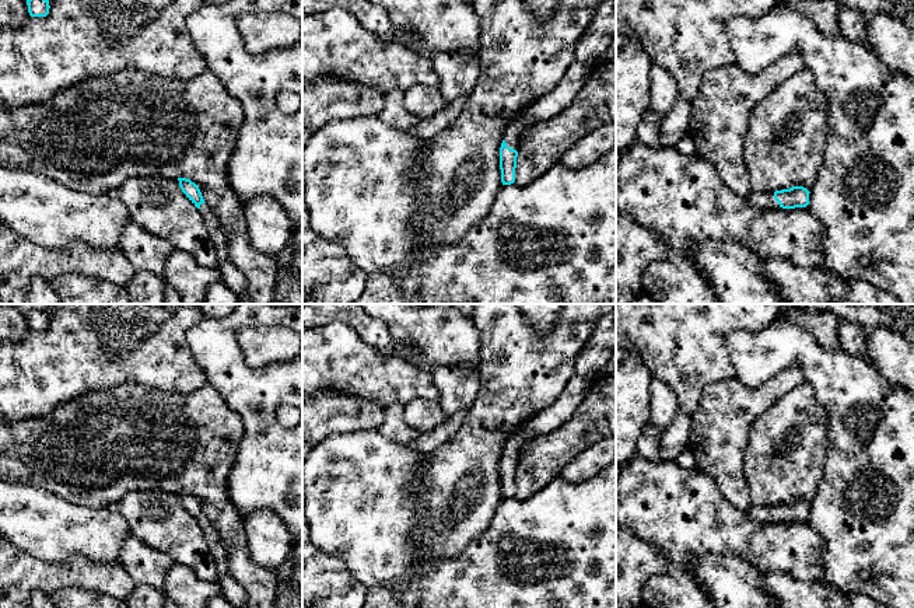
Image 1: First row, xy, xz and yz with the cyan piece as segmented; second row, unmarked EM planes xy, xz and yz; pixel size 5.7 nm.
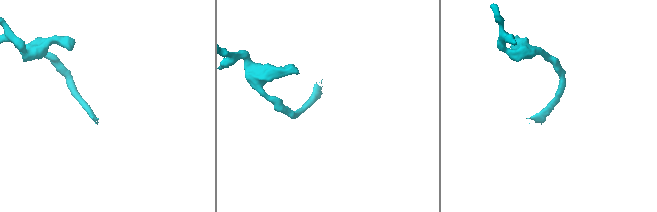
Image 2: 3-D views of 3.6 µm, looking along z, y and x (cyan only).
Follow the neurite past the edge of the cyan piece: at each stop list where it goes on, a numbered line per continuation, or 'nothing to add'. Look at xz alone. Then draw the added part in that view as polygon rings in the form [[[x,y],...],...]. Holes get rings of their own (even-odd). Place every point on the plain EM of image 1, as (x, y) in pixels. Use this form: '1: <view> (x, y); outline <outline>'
1: xz (553, 416); outline [[[575,374],[550,406],[530,417],[522,430],[508,438],[504,450],[507,460],[518,464],[519,450],[525,443],[561,427],[574,415],[579,402],[588,394],[591,384],[592,378]]]

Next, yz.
1: yz (759, 514); outline [[[774,506],[767,507],[750,507],[746,511],[747,517],[759,524],[773,524],[780,523],[778,516],[774,513]]]

